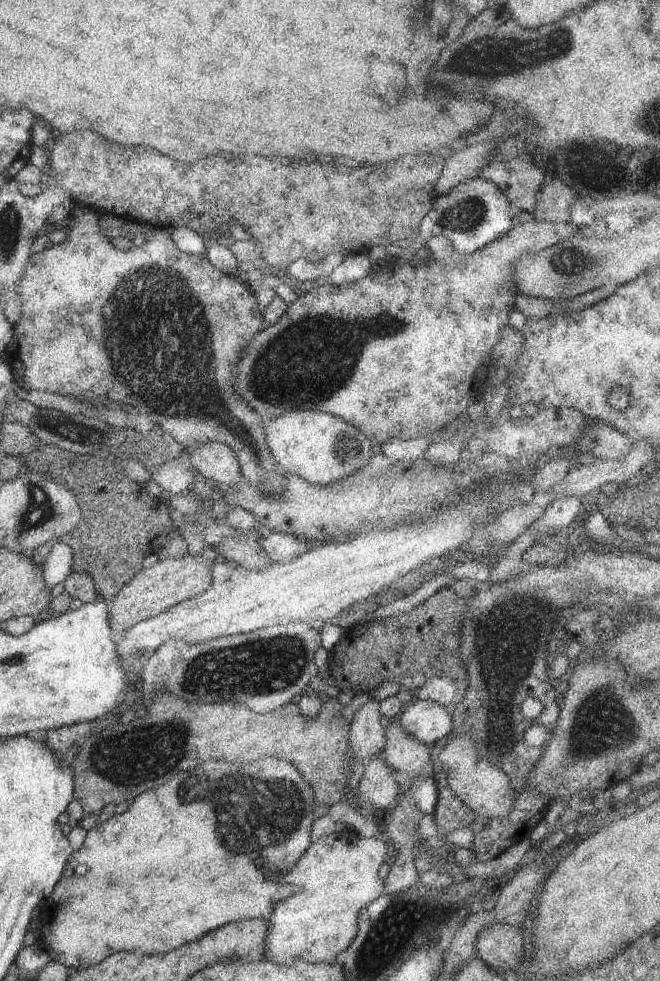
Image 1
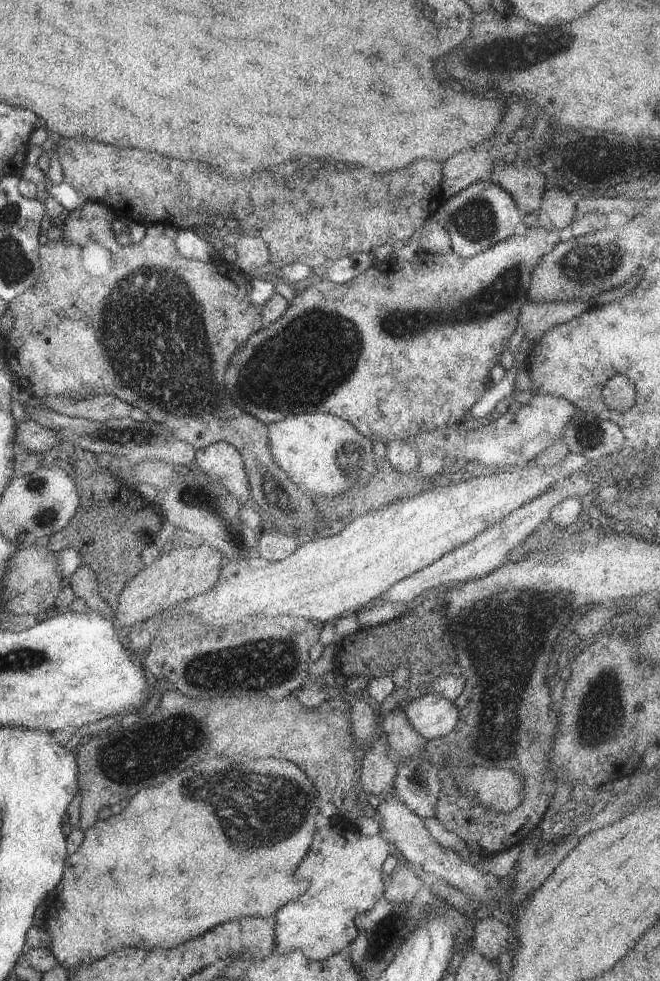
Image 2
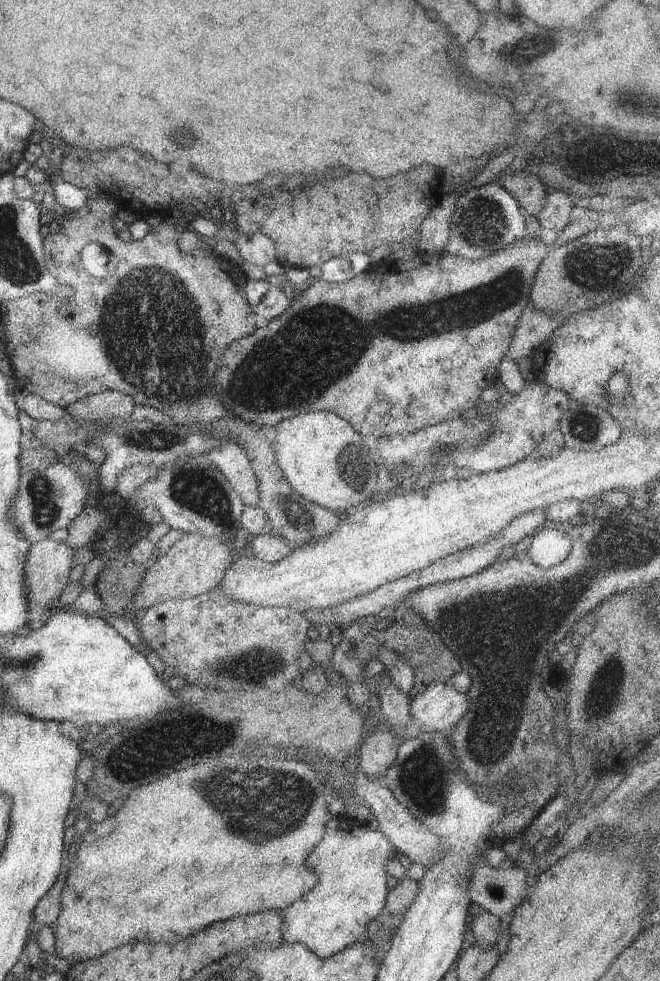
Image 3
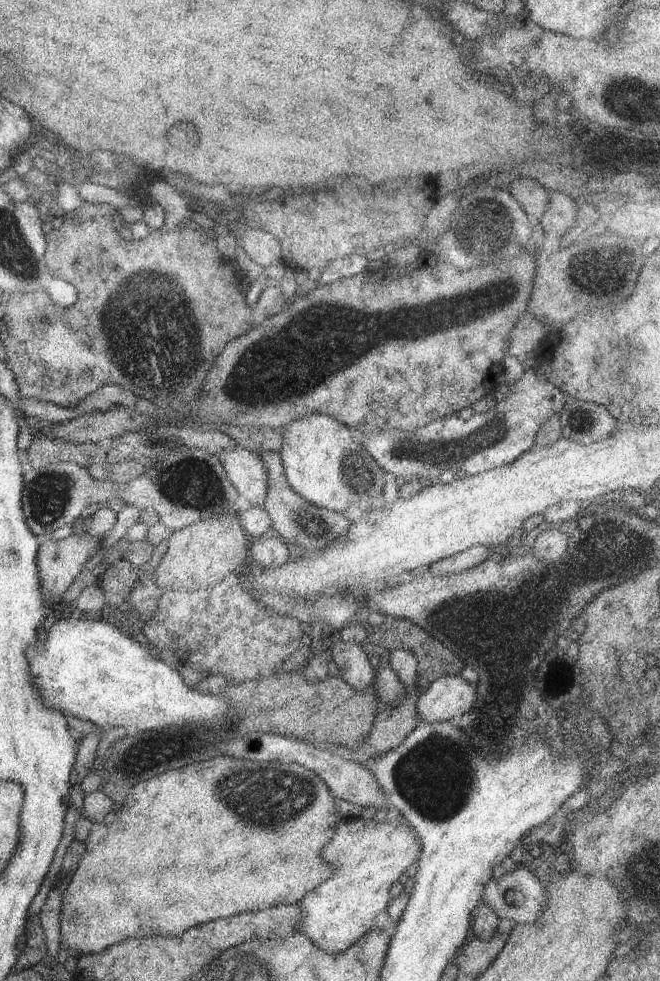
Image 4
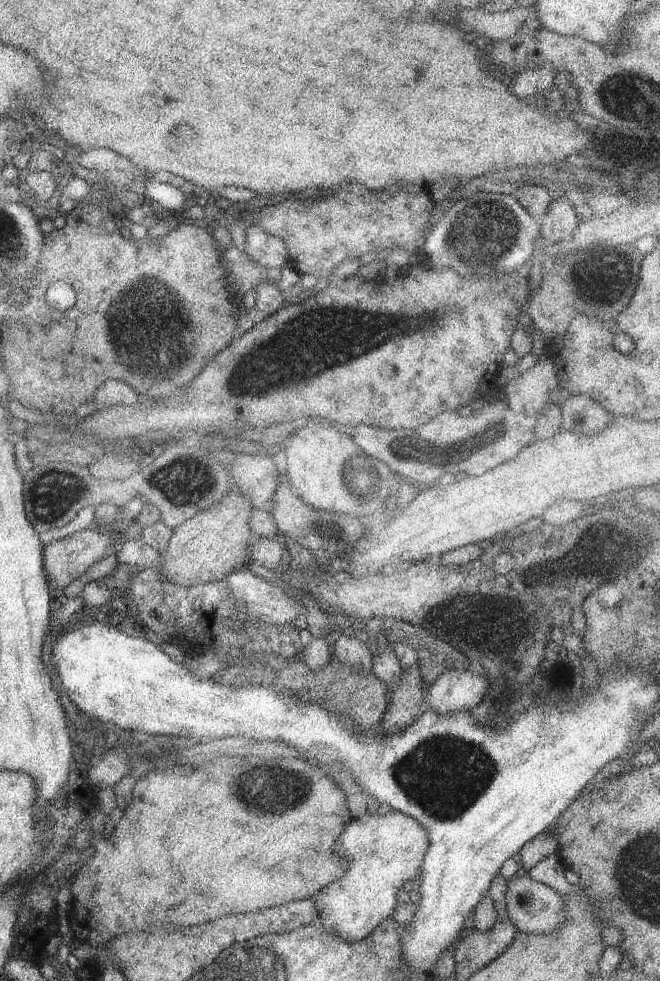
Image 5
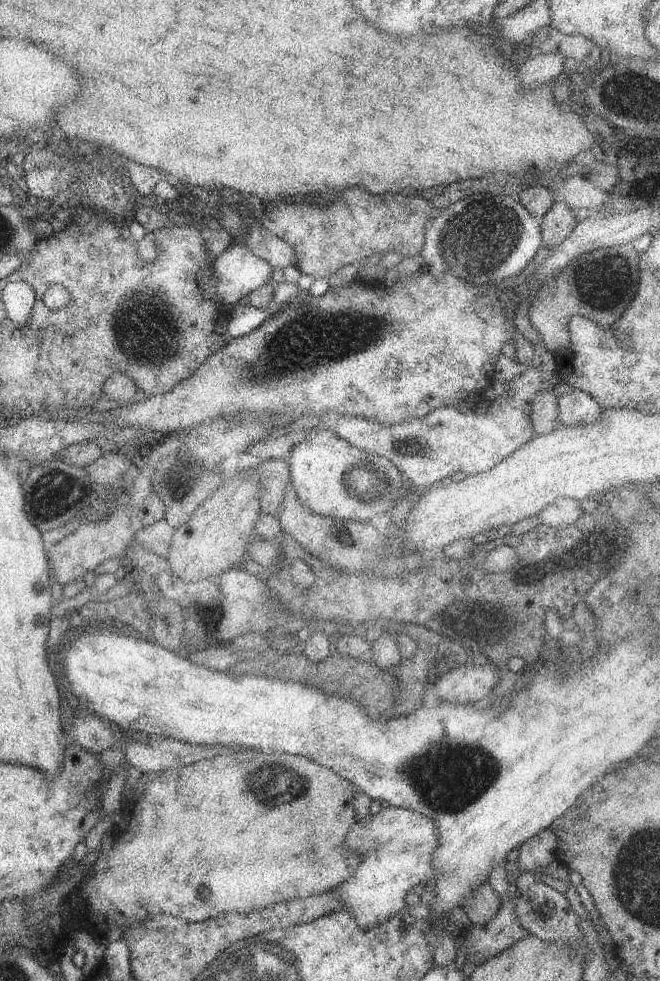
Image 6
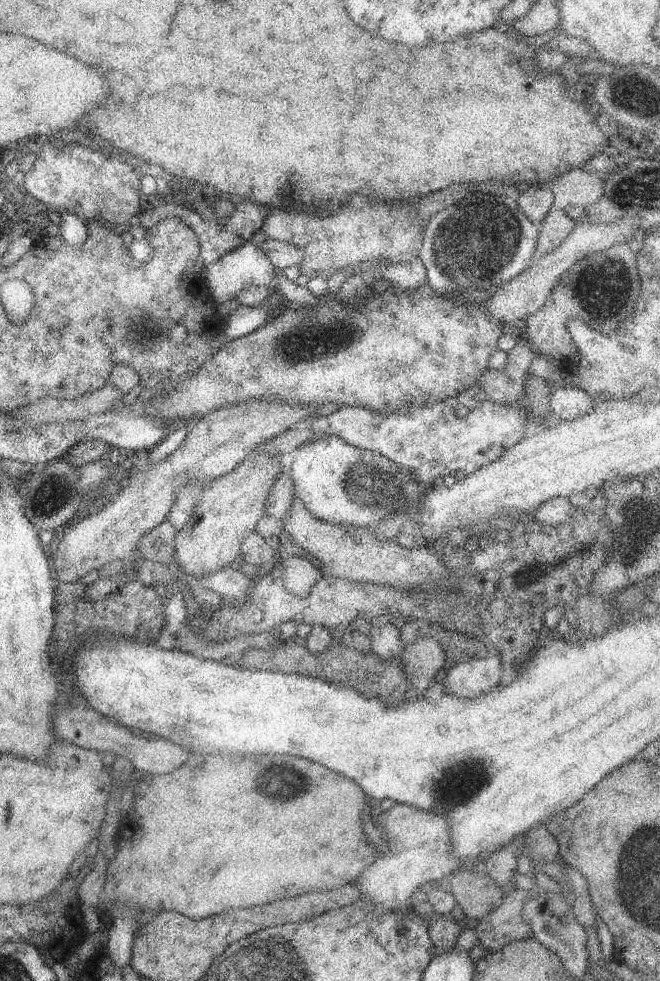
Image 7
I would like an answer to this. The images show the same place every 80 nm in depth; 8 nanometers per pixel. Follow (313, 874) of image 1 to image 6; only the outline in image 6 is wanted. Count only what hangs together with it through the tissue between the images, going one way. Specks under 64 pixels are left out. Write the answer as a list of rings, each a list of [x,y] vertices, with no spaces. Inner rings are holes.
[[[388,807],[357,821],[348,836],[346,846],[362,856],[354,875],[334,889],[344,904],[343,909],[356,916],[360,928],[368,929],[385,922],[404,908],[404,896],[422,882],[436,876],[432,854],[438,848],[438,826],[418,812]]]

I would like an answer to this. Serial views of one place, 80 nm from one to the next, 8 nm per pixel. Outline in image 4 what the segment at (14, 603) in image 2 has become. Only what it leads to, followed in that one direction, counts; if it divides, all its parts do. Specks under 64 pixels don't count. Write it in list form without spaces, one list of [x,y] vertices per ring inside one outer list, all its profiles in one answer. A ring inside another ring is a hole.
[[[74,534],[62,540],[52,538],[40,544],[35,562],[41,593],[44,596],[63,595],[86,562],[101,552],[100,546],[101,543],[98,544],[94,538]],[[97,546],[99,551],[94,551]]]

